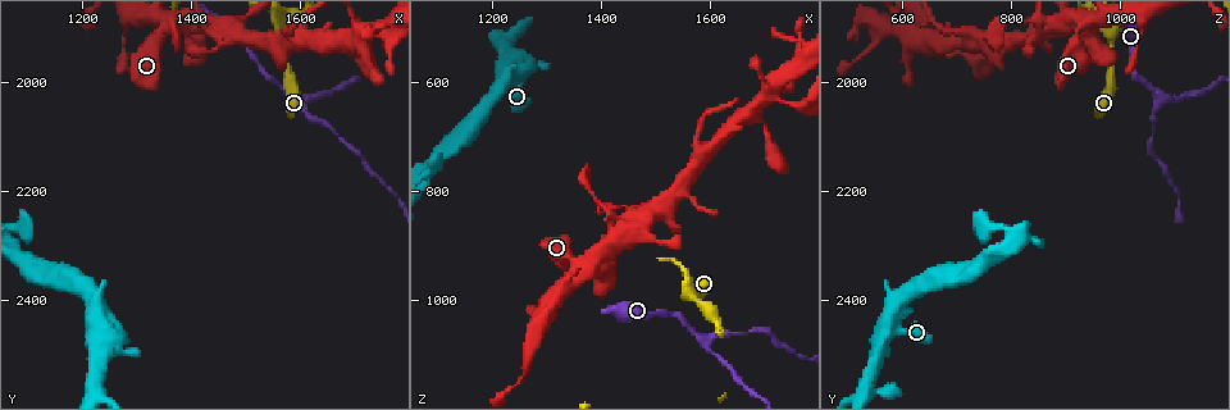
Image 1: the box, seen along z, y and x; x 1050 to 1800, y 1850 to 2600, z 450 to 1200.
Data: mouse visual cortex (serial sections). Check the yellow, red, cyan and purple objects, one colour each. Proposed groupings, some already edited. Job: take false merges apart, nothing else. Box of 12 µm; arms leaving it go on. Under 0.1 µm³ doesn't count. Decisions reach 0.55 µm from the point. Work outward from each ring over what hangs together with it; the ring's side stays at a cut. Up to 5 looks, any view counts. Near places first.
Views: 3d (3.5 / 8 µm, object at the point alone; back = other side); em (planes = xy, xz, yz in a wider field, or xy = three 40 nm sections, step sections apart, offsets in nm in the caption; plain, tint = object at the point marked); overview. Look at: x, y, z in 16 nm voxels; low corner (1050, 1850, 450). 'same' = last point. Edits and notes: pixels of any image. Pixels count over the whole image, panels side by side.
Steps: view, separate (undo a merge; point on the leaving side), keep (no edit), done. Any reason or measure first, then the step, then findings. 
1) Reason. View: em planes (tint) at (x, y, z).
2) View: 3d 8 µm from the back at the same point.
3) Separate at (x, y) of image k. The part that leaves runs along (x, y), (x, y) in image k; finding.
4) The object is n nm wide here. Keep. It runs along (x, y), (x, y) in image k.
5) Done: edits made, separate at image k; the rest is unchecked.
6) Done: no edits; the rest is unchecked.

Side arm on a straight run. View: em xy step 5 (tint) at (1220, 2555, 540).

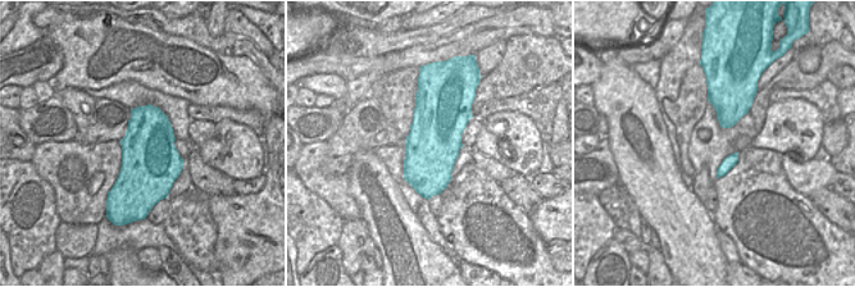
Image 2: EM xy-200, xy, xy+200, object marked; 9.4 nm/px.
Wider look. View: 3d 3.5 µm at the same point.

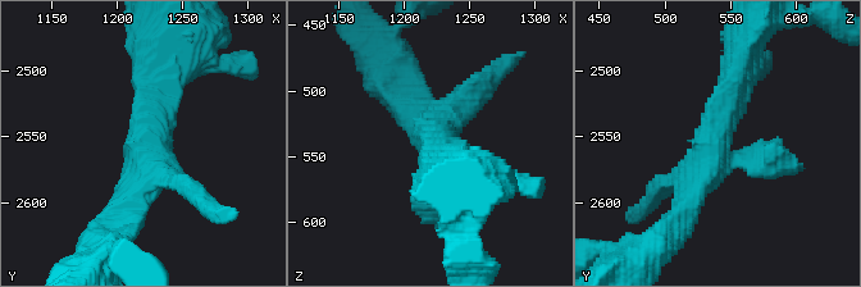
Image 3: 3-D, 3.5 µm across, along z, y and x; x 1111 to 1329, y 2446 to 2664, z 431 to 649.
Keep. It runs along (742, 71), (713, 149), (656, 188) in image 3; all the same cell.

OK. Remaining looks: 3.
A narrow waist. View: 3d 3.5 µm at (1715, 1950, 710).

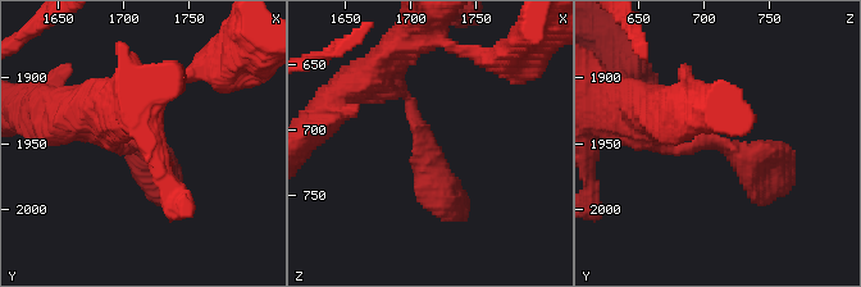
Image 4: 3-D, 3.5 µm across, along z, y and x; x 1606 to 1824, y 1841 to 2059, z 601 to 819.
The arms are 250, 350 nm wide; shape alone is not enough. View: em xy step 1 (tint) at (1708, 1952, 710).

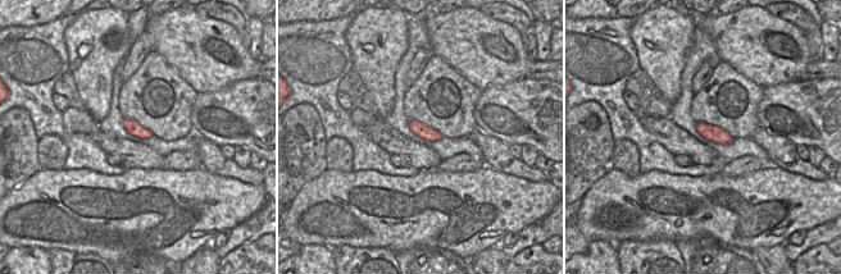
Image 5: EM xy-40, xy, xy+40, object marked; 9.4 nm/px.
Keep. It runs along (367, 80), (406, 95), (456, 206) in image 4; continuous, no second cell.

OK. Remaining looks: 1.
Done: no edits; the rest is unchecked.

